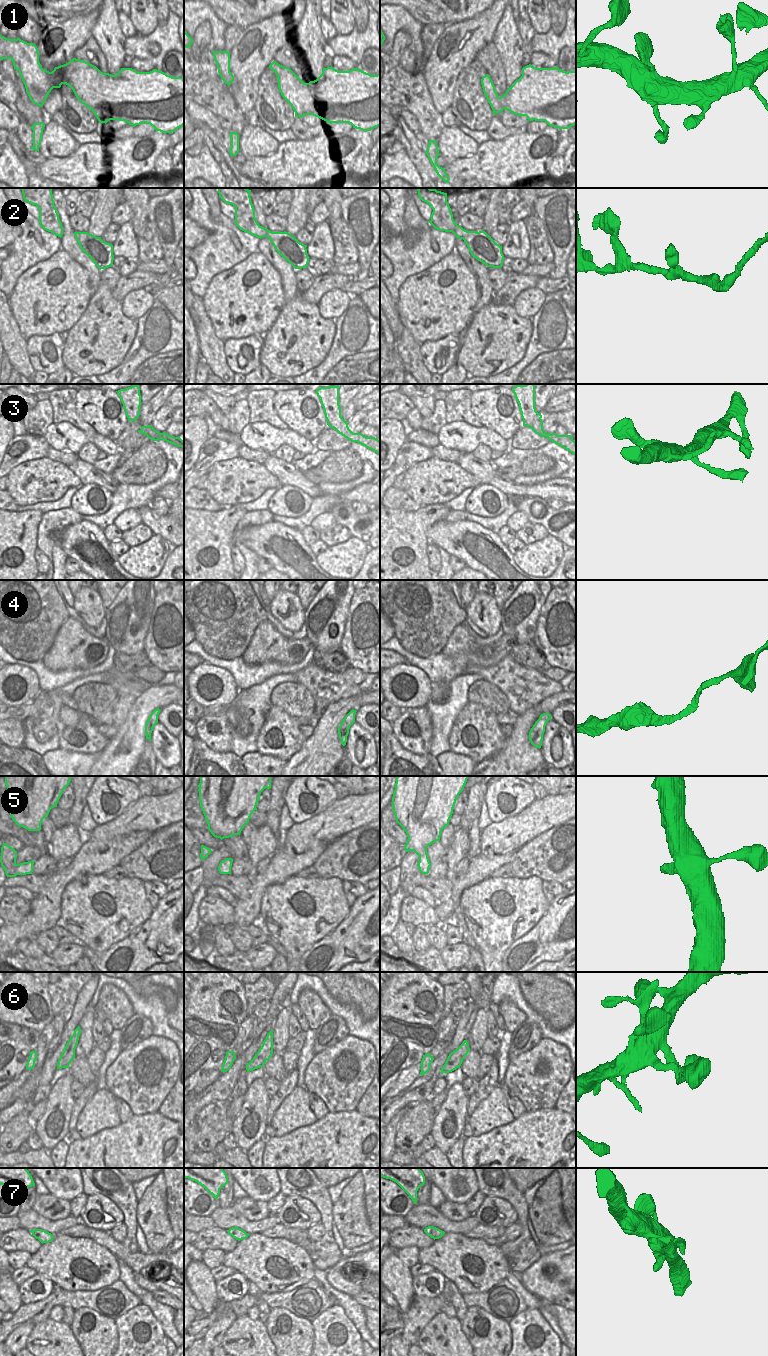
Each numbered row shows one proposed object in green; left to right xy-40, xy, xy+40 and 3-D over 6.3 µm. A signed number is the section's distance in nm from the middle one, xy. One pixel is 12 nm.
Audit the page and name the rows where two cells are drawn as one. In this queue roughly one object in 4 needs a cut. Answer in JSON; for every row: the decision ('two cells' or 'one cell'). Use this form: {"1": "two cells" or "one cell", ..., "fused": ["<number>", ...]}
{"1": "one cell", "2": "one cell", "3": "one cell", "4": "one cell", "5": "one cell", "6": "one cell", "7": "one cell", "fused": []}

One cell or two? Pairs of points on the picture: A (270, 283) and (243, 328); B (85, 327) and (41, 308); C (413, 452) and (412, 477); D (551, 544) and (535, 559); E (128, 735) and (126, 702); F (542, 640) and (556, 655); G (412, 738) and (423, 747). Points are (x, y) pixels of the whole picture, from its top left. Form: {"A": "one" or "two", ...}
{"A": "one", "B": "two", "C": "two", "D": "one", "E": "two", "F": "one", "G": "one"}

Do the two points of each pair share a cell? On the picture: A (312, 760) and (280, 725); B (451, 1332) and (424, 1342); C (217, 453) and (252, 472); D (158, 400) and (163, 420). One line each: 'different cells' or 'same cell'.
A: different cells
B: same cell
C: different cells
D: different cells

